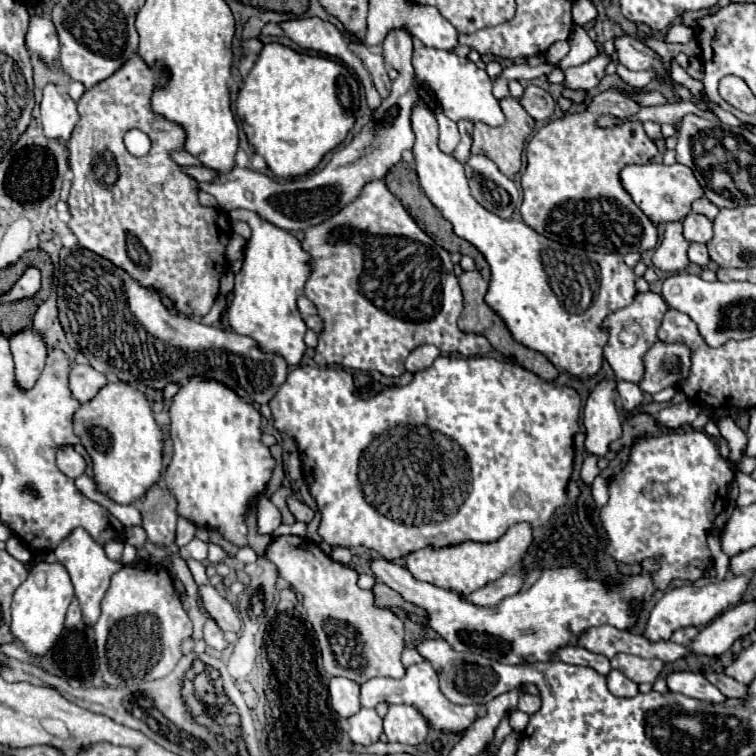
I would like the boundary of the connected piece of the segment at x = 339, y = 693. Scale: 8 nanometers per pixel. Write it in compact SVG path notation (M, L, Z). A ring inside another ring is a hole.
M333 676L329 680L329 694L331 694L333 710L341 718L347 718L361 708L359 706L359 684L349 680L349 678Z

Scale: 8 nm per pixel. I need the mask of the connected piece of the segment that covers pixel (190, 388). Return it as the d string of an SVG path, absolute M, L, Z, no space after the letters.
M193 376L173 396L171 408L173 458L165 484L177 498L177 514L197 526L215 526L227 540L245 546L245 510L265 490L275 460L261 442L261 414L225 384Z

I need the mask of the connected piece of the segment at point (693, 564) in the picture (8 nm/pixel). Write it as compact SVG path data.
M705 432L685 434L663 434L659 438L639 440L633 444L631 458L625 468L615 474L609 482L609 502L601 508L601 522L607 530L607 552L617 562L641 564L647 558L657 560L659 568L653 572L653 584L657 590L667 590L673 580L699 580L707 570L713 568L713 556L707 546L707 534L715 518L723 512L727 498L727 484L735 478L731 462L719 456L717 444Z

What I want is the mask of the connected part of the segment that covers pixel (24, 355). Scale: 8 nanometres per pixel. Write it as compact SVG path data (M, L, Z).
M31 326L15 332L15 336L11 336L9 340L11 340L11 354L15 360L17 384L21 388L31 388L31 384L35 384L35 380L43 372L45 358L49 352L45 338L39 330Z

